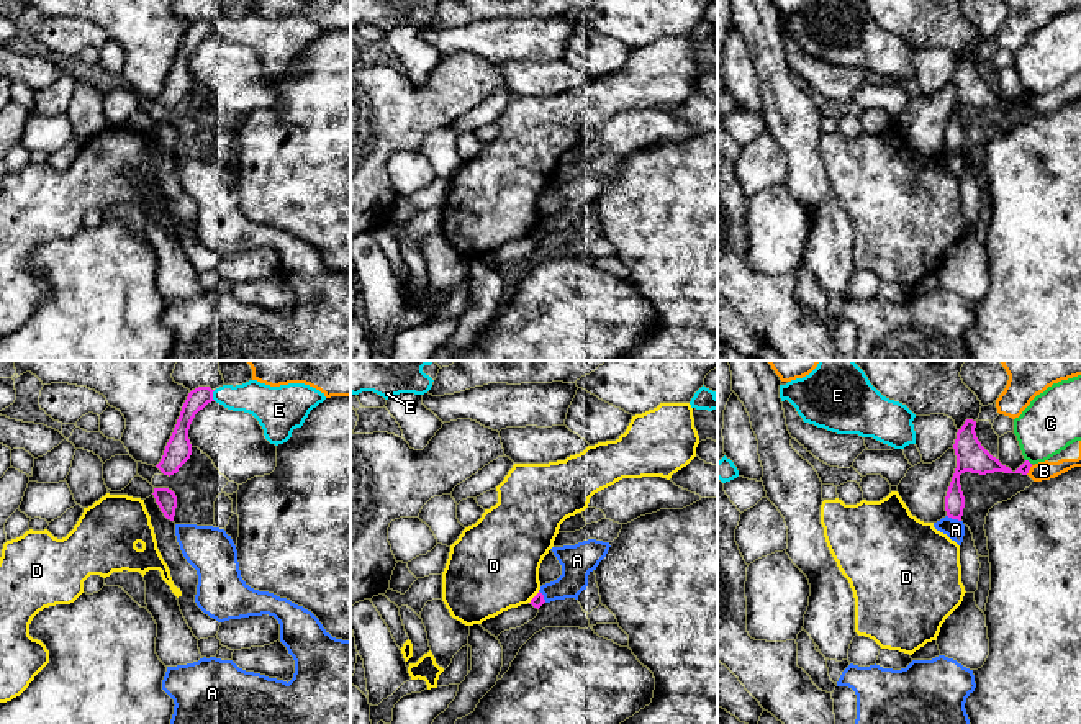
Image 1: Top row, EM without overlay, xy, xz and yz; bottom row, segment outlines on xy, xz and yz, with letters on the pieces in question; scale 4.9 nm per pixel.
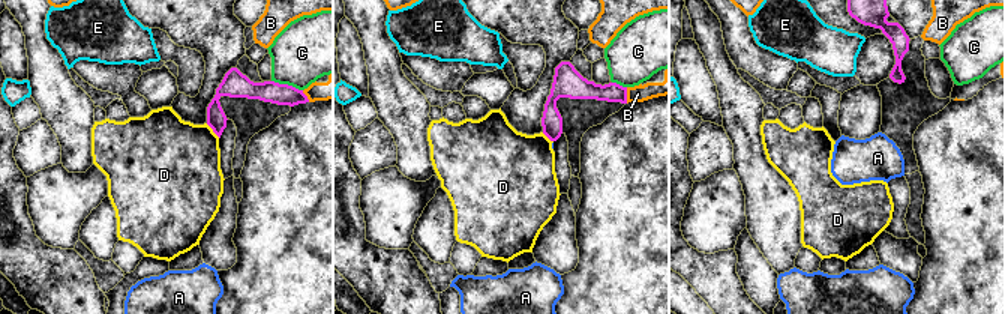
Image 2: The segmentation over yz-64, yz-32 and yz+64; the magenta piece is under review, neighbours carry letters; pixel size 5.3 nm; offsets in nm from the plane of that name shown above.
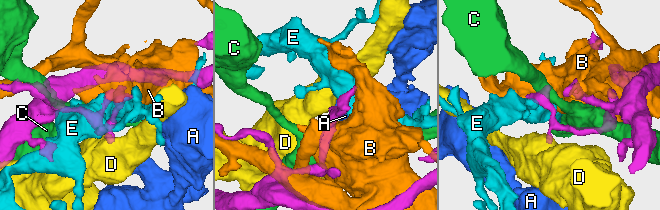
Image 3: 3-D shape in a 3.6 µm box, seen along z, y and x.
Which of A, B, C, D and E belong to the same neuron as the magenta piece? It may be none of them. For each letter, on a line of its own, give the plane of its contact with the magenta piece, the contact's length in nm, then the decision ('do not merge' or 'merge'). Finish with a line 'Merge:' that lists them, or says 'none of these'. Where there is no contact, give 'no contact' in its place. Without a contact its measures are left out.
A: yz | 80 nm | do not merge
B: yz | 60 nm | do not merge
C: yz | 40 nm | do not merge
D: xz | 80 nm | do not merge
E: xy | 60 nm | do not merge
Merge: none of these

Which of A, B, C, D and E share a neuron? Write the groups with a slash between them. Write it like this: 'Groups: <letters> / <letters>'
Groups: A / B / C / D / E

